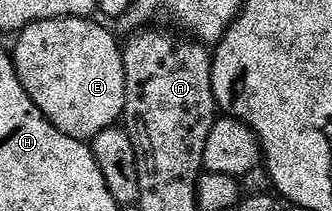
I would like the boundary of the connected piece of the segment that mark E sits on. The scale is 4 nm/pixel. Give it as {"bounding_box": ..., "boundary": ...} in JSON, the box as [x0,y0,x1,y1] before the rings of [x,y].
{"bounding_box":[31,18,125,140],"boundary":[[[75,18],[75,24],[69,24],[69,28],[73,28],[75,34],[69,34],[69,56],[61,58],[61,64],[67,66],[67,72],[61,70],[61,90],[49,90],[49,94],[35,94],[31,96],[31,100],[37,105],[39,112],[43,112],[46,120],[55,128],[59,128],[59,132],[72,138],[91,140],[99,132],[116,127],[125,113],[125,65],[121,59],[123,46],[120,41],[117,43],[112,32],[104,30],[97,20],[79,24],[79,18]]]}

